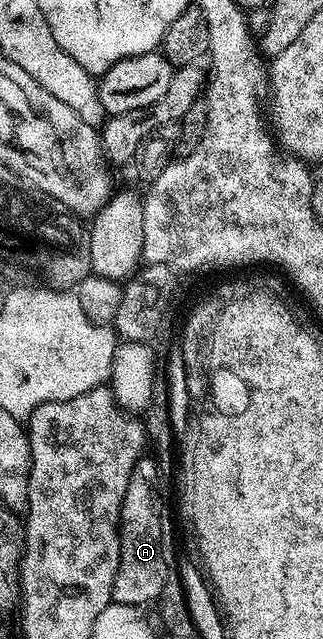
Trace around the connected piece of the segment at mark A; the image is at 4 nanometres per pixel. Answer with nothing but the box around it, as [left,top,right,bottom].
[111,456,174,605]

